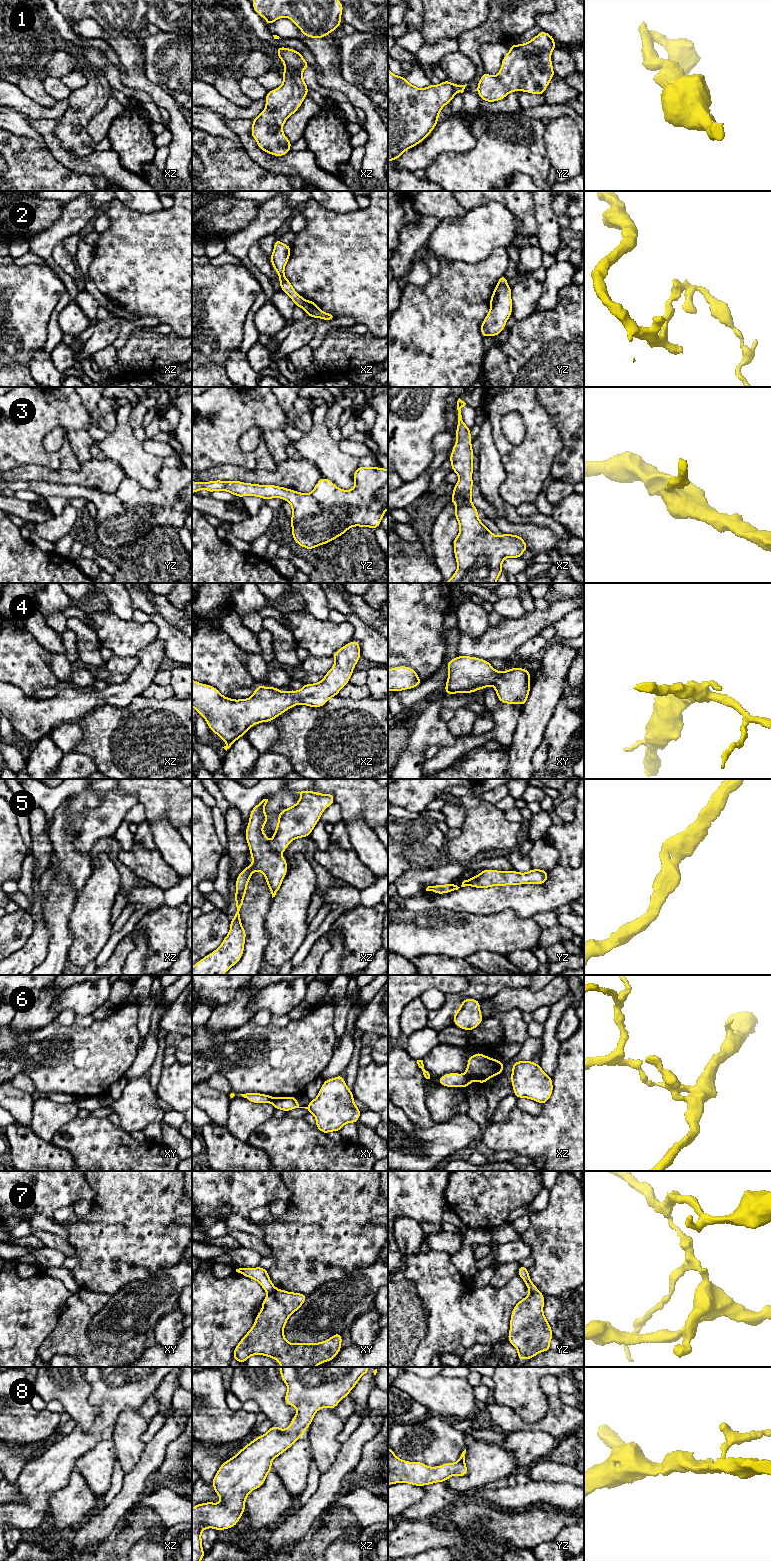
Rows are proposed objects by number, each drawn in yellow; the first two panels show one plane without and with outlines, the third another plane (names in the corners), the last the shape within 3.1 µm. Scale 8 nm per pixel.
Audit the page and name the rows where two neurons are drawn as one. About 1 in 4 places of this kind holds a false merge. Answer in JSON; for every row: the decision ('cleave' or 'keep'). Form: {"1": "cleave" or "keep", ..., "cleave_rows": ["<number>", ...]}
{"1": "keep", "2": "cleave", "3": "keep", "4": "keep", "5": "keep", "6": "cleave", "7": "cleave", "8": "keep", "cleave_rows": ["2", "6", "7"]}

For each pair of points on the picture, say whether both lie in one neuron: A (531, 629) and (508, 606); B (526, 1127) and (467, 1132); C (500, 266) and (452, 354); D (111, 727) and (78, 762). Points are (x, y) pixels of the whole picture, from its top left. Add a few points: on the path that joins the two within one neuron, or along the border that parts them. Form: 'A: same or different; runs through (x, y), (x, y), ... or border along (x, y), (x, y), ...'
A: different; border along (526, 612), (516, 618), (503, 618)
B: different; border along (482, 1129), (477, 1141)
C: same; runs through (476, 282), (452, 306), (450, 330)
D: different; border along (73, 751), (89, 756), (97, 768)

